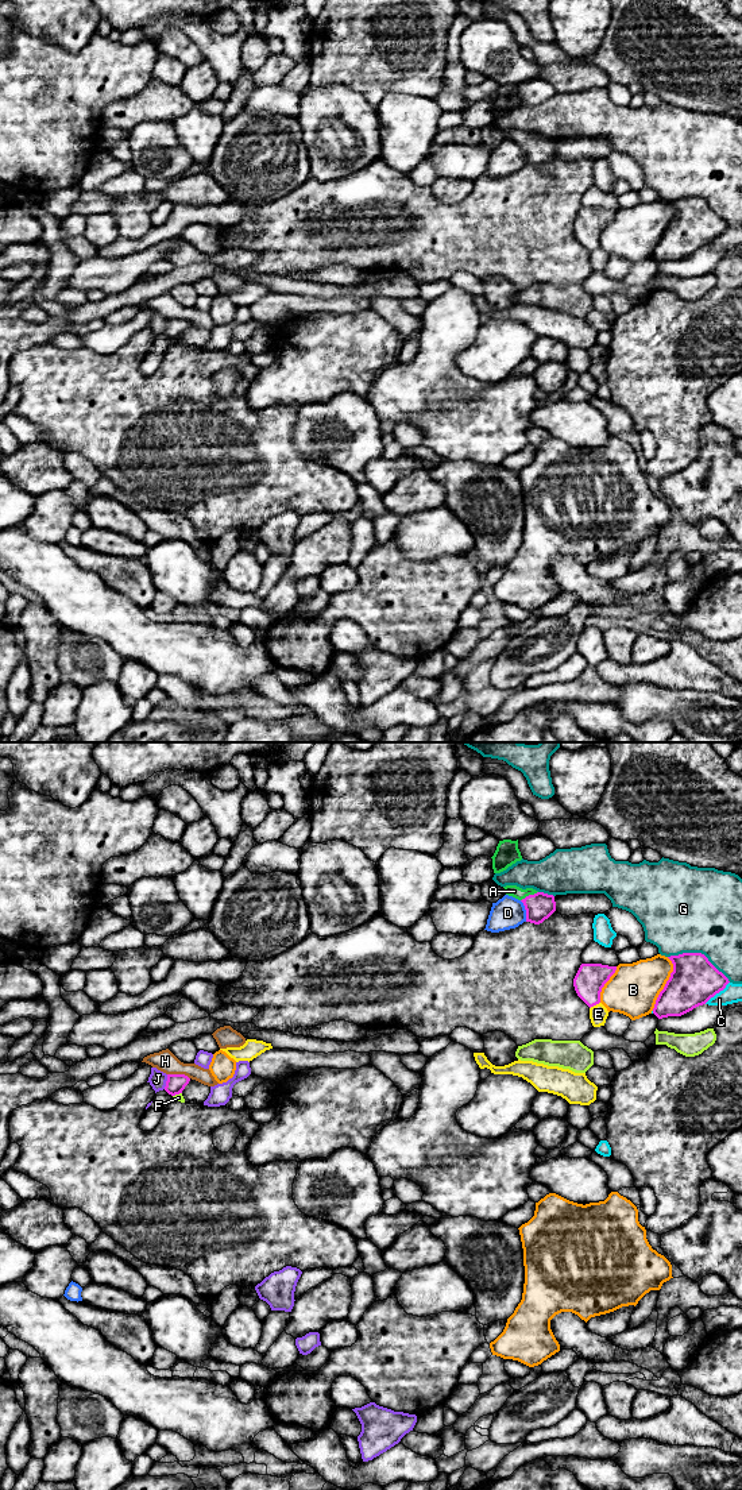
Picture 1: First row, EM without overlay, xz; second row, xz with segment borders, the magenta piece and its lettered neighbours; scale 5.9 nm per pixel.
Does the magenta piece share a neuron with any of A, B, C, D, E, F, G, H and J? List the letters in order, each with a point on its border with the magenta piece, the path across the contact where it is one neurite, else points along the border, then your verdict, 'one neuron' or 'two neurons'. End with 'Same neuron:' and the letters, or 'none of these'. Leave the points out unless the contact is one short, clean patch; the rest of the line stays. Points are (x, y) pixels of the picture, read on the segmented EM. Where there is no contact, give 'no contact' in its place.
A: xz (529, 895) | across xz (540, 906), (529, 895), (521, 895), (514, 891) | one neuron
B: xz (665, 984) | two neurons
C: xz (717, 992) | two neurons
D: xz (526, 911) | two neurons
E: xz (594, 1004) | two neurons
F: xz (177, 1093) | two neurons
G: xz (699, 953) | two neurons
H: xz (178, 1074) | along xz (167, 1073), (184, 1073), (189, 1079) | two neurons
J: xz (166, 1081) | two neurons
Same neuron: A

